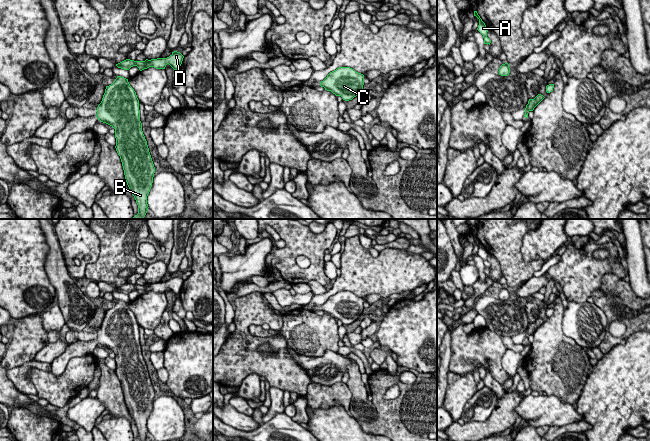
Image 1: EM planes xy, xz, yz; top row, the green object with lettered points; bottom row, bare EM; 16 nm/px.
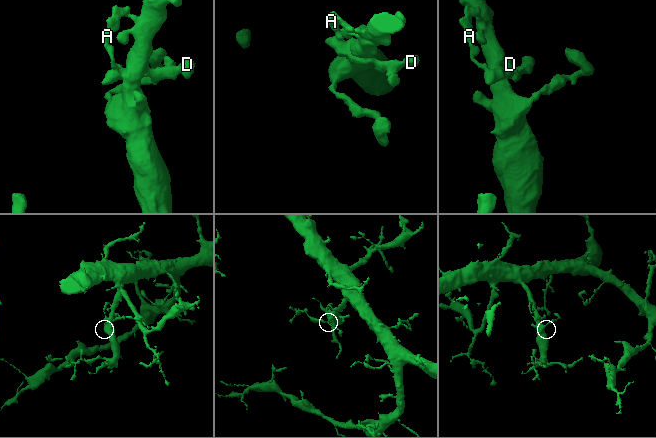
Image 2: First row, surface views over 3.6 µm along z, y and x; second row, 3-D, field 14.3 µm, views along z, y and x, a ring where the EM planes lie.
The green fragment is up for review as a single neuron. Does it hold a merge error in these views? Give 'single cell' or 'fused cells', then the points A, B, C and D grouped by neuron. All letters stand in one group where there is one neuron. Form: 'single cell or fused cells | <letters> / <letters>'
single cell | A B C D

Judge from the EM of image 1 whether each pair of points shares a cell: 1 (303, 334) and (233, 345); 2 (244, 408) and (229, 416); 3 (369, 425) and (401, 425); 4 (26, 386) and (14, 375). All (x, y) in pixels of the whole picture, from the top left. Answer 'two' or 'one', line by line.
1: two
2: two
3: one
4: one

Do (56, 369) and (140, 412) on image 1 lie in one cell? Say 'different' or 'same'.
same

